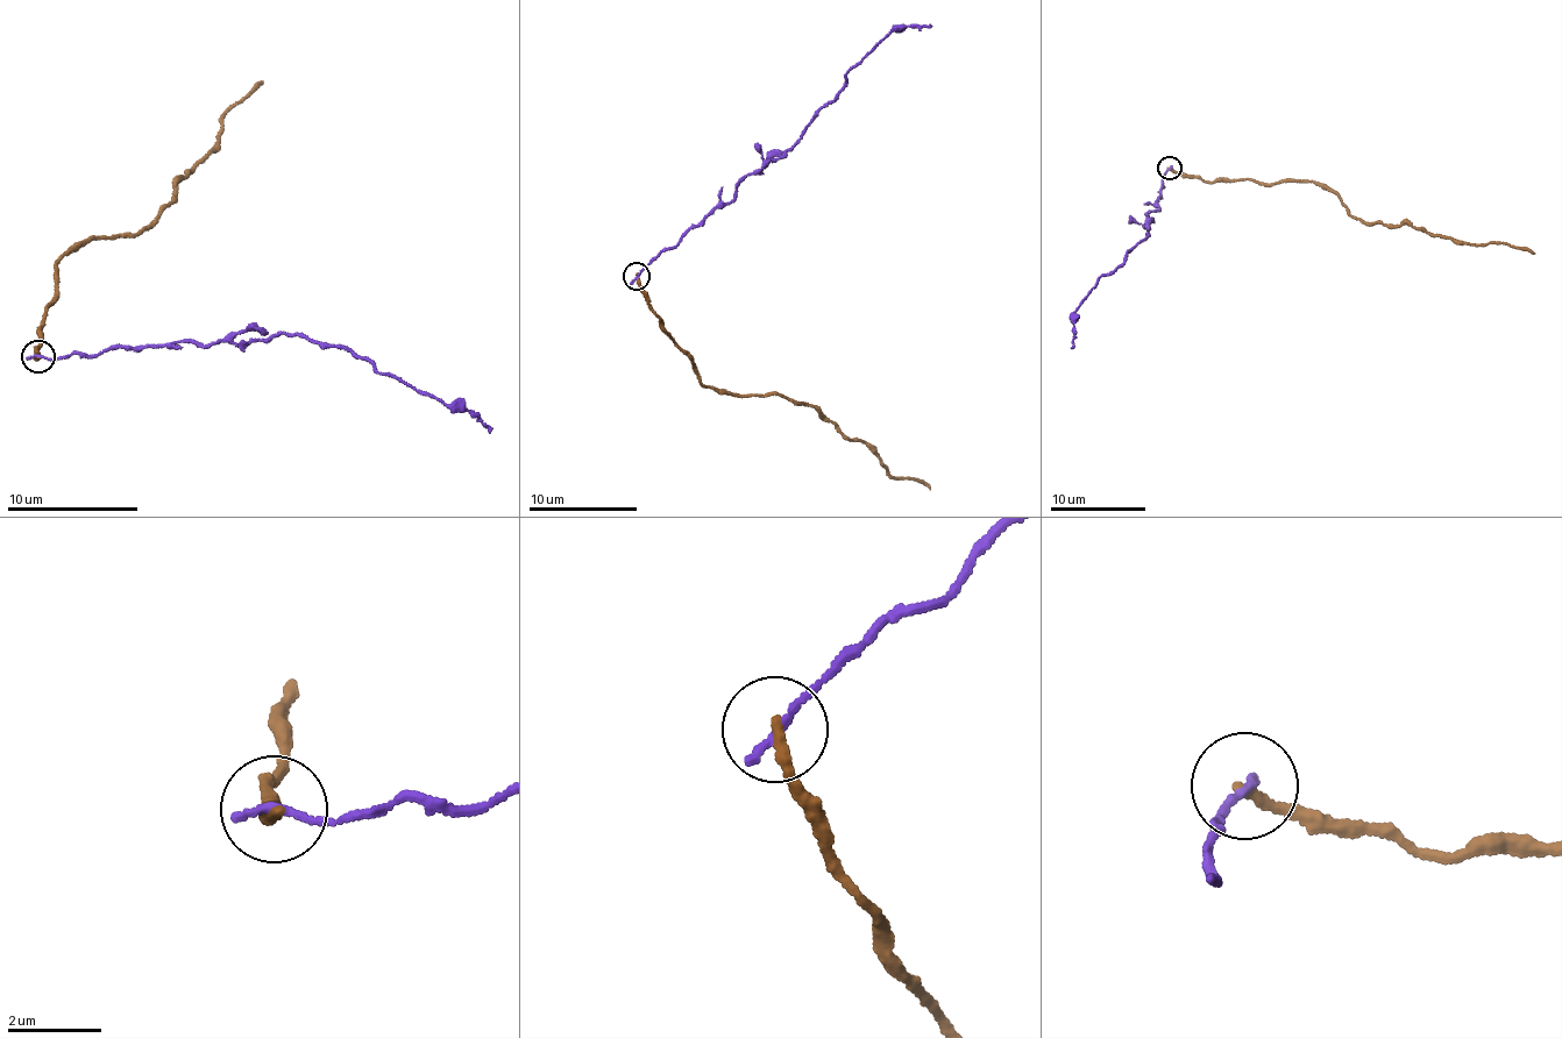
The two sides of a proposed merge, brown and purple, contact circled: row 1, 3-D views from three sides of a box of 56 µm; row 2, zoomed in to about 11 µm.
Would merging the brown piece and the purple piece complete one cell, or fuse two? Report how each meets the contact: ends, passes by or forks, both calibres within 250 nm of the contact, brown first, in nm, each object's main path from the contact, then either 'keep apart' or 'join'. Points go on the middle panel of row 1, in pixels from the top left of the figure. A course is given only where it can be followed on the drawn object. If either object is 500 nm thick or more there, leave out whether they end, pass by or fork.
brown ends there; purple ends there; 240 nm thick on the brown side, 190 nm on the other; brown runs (636, 275), (697, 379), (740, 396), (780, 393), (800, 400), (859, 440), (894, 477), (914, 478), (929, 489); purple runs (636, 275), (728, 205), (745, 176), (786, 158), (844, 76), (886, 35), (929, 27); keep apart

